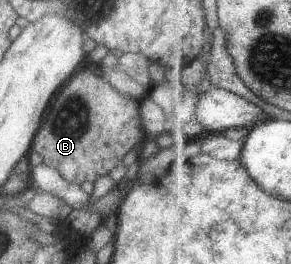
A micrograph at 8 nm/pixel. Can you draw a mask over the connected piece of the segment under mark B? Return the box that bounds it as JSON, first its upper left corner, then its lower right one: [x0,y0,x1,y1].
[30,68,145,185]

